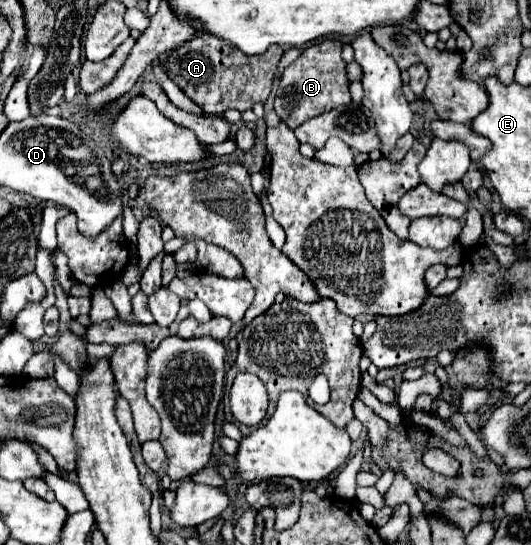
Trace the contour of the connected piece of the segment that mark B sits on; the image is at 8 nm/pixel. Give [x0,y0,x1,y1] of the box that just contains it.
[275,39,351,129]

